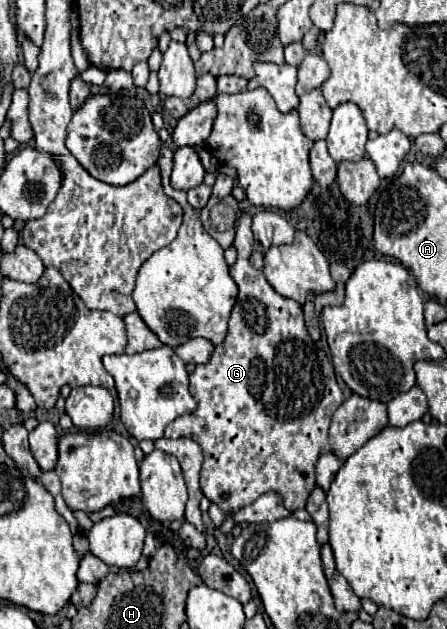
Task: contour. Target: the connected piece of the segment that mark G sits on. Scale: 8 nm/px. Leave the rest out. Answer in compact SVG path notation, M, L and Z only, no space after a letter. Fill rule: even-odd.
M241 214L239 218L235 249L237 260L230 266L230 275L239 286L239 298L231 310L227 336L223 344L215 348L209 364L197 366L189 376L189 392L197 400L197 410L193 414L175 418L165 428L167 438L191 438L201 446L201 490L223 510L223 532L229 532L235 526L231 520L235 512L253 504L267 492L279 492L283 496L285 508L289 510L305 508L305 502L315 488L315 462L321 454L331 450L327 438L331 416L345 400L335 380L333 364L325 352L317 352L313 340L307 334L301 306L295 300L287 300L277 294L263 272L251 266L249 256L253 252L253 232L249 214Z

